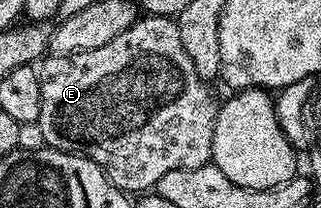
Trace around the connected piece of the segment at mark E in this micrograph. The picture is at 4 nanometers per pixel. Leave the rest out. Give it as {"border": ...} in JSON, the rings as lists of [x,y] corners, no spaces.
{"border":[[[141,16],[127,32],[119,32],[119,36],[115,36],[111,44],[103,44],[103,48],[69,56],[49,54],[40,63],[41,107],[36,122],[43,128],[46,147],[84,154],[99,164],[105,175],[123,191],[149,192],[156,187],[159,176],[175,168],[210,165],[219,98],[209,94],[209,86],[183,48],[176,21]]]}

